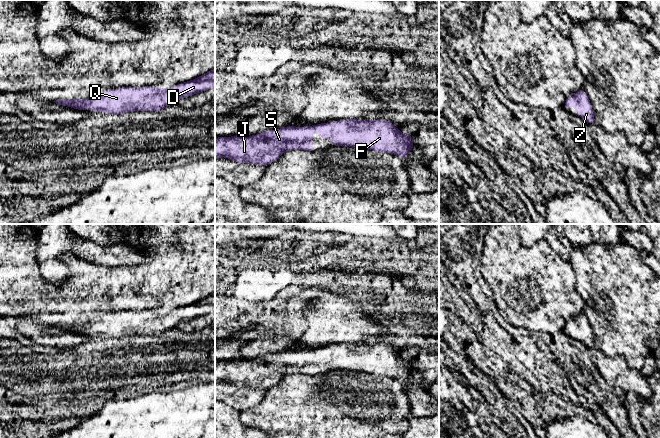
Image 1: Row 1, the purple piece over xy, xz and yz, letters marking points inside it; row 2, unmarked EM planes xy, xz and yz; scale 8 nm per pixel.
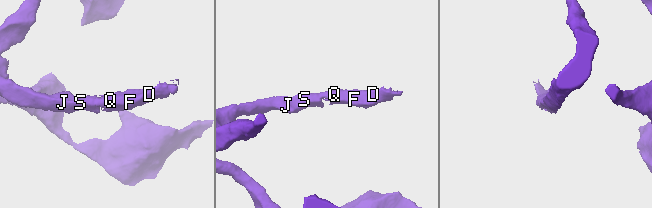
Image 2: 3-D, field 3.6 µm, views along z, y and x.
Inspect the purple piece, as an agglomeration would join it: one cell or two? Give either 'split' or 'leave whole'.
leave whole

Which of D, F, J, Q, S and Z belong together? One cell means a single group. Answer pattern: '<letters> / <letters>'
D F J Q S Z

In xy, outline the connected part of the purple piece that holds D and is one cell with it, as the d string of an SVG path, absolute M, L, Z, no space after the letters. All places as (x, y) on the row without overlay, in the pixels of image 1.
M215 293L193 304L178 308L172 312L125 311L115 314L108 314L97 320L91 319L87 321L85 326L81 322L75 324L59 323L54 326L58 329L67 330L82 335L88 333L96 335L98 337L103 336L109 337L110 339L115 339L134 335L161 335L165 333L168 329L176 327L181 322L190 321L196 317L202 317L203 315L206 315L208 313L215 313Z

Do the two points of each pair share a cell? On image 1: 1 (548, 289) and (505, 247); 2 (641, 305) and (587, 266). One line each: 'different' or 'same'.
1: same
2: same

